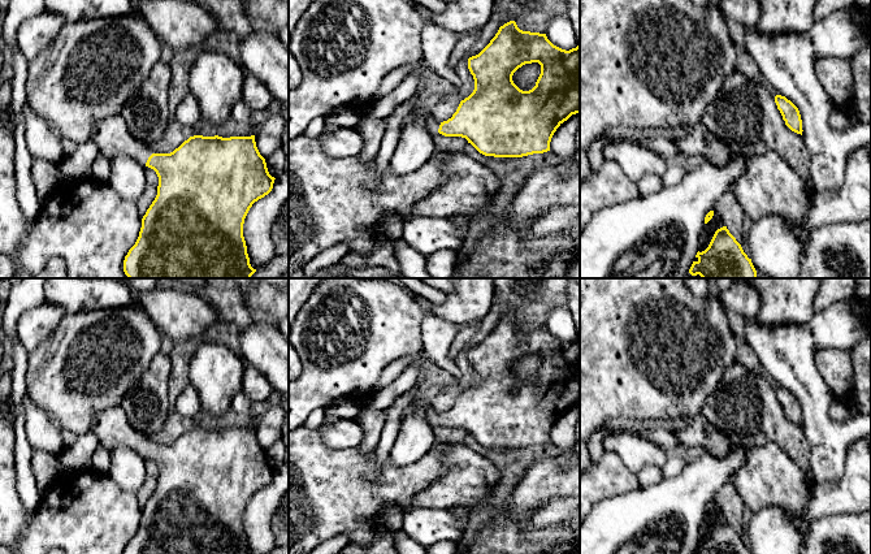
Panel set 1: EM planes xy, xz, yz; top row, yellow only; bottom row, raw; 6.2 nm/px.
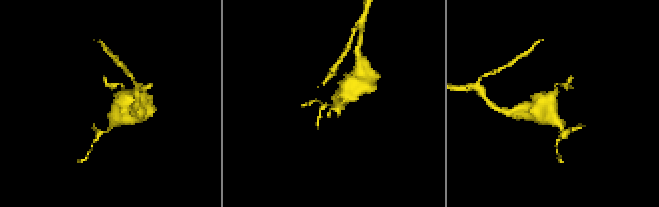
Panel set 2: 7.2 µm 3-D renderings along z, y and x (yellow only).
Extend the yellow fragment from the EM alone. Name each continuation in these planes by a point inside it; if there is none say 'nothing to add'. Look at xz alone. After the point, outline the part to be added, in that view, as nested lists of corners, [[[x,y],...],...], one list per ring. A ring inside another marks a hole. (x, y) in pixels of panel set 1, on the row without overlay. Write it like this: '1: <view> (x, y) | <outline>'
1: xz (432, 415) | [[[430,404],[430,406],[425,407],[425,416],[426,416],[428,424],[436,425],[436,424],[438,424],[441,415]]]

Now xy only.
1: xy (112, 428) | [[[110,407],[98,414],[92,420],[91,432],[98,437],[100,446],[109,451],[129,447],[146,456],[152,446],[150,437],[130,425],[121,407]]]

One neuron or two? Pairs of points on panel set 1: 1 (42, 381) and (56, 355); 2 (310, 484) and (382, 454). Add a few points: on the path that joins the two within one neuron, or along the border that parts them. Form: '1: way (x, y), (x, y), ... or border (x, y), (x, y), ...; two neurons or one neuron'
1: way (48, 375), (56, 367), (56, 362); one neuron
2: border (375, 450), (380, 472); two neurons

